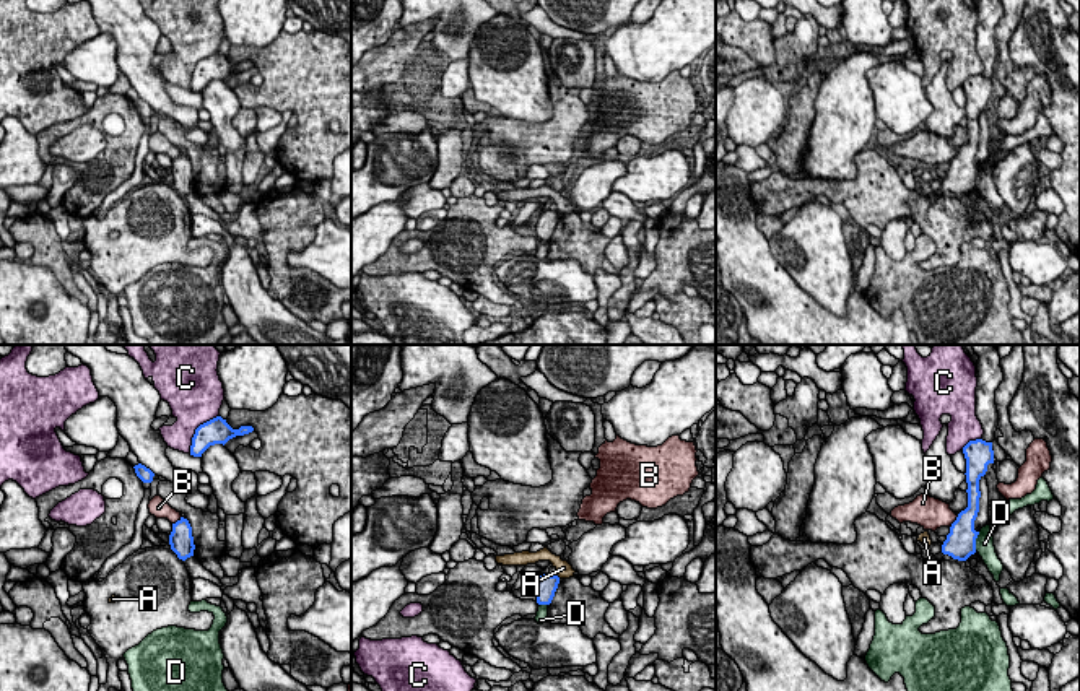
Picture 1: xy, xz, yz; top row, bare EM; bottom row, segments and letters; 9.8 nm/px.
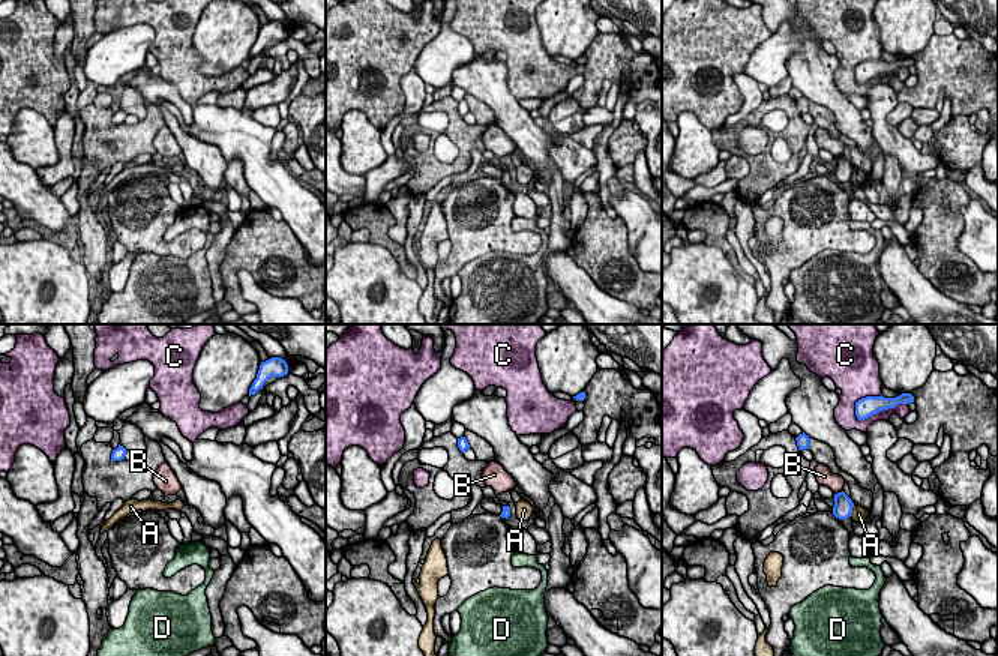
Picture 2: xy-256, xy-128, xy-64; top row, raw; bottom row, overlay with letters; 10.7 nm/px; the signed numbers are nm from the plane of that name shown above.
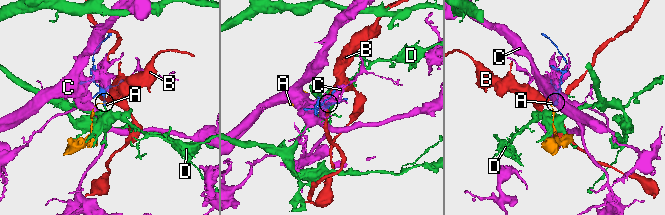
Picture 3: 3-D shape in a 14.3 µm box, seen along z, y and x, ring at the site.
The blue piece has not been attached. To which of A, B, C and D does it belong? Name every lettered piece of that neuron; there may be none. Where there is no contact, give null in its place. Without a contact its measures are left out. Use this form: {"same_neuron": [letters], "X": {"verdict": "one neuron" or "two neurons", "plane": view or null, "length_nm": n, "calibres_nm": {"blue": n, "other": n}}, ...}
{"same_neuron": [], "A": {"verdict": "two neurons", "plane": null}, "B": {"verdict": "two neurons", "plane": "yz", "length_nm": 150, "calibres_nm": {"blue": 300, "other": 300}}, "C": {"verdict": "two neurons", "plane": "xy", "length_nm": 480, "calibres_nm": {"blue": 260, "other": 400}}, "D": {"verdict": "two neurons", "plane": "yz", "length_nm": 200, "calibres_nm": {"blue": 300, "other": 190}}}

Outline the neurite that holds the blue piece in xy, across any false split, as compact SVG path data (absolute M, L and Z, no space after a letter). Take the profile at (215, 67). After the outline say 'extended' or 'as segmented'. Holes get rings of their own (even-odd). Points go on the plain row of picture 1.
M216 52L203 60L200 60L195 65L195 70L192 73L192 81L190 81L190 91L194 93L202 93L202 89L215 80L226 80L229 75L236 72L244 72L252 68L252 62L241 62L239 65L233 65L226 55L221 52Z | as segmented

